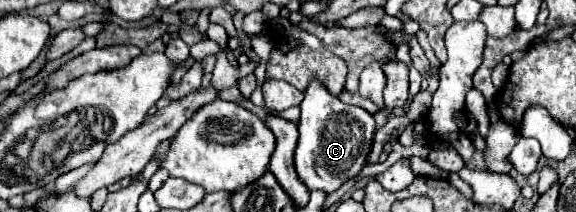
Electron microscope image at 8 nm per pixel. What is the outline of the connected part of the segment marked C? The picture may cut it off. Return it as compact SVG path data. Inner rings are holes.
M313 80L305 90L297 128L299 140L293 154L293 164L299 180L307 186L309 192L321 190L325 194L331 194L347 180L357 176L367 164L367 156L371 152L375 136L373 116L359 106L347 106L339 102L325 88L321 88L317 80Z

